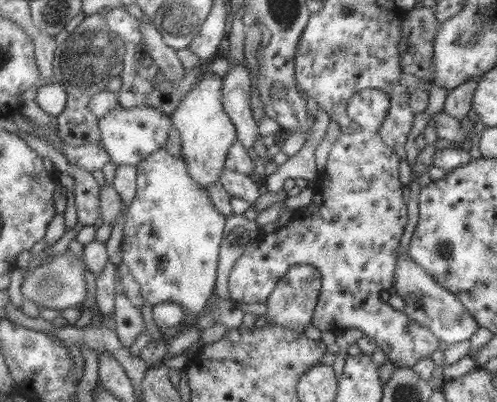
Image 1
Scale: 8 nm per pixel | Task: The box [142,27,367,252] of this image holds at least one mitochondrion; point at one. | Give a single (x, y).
(339, 54)

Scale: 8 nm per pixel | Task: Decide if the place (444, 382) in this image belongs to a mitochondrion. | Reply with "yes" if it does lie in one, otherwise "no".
no

